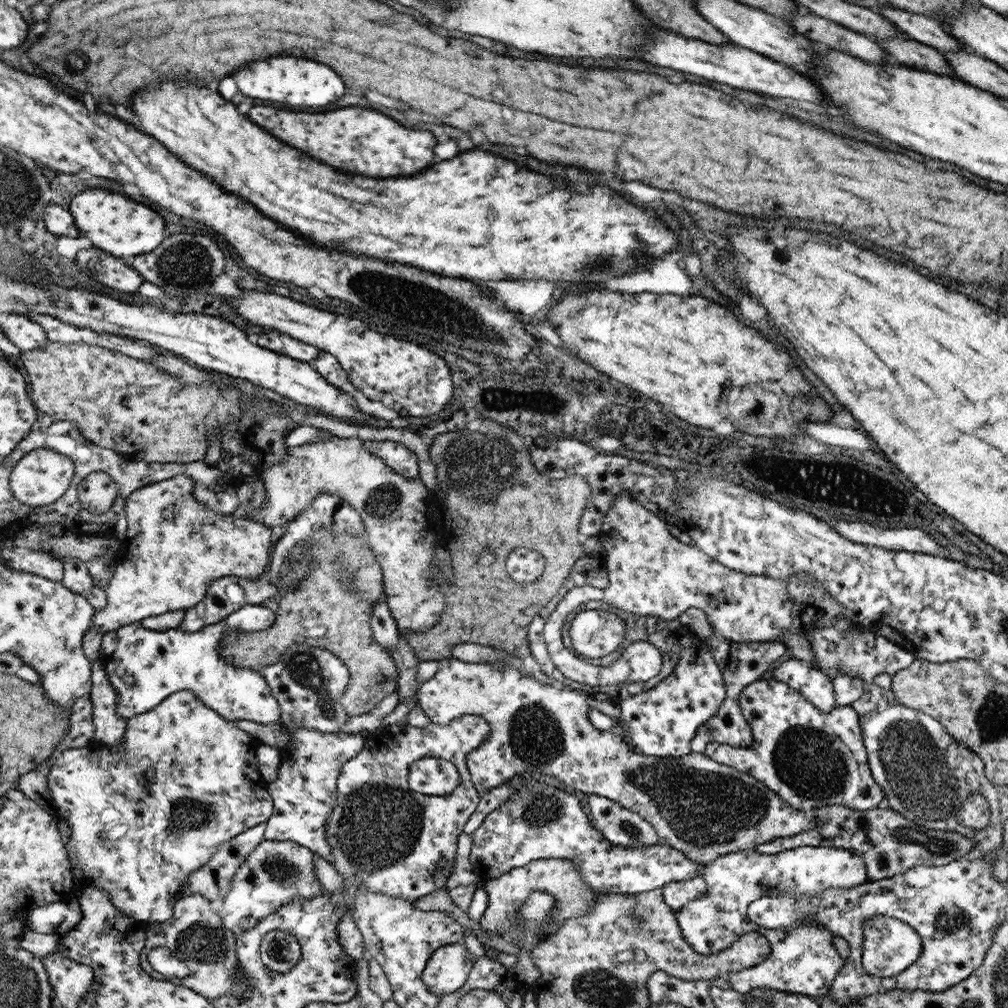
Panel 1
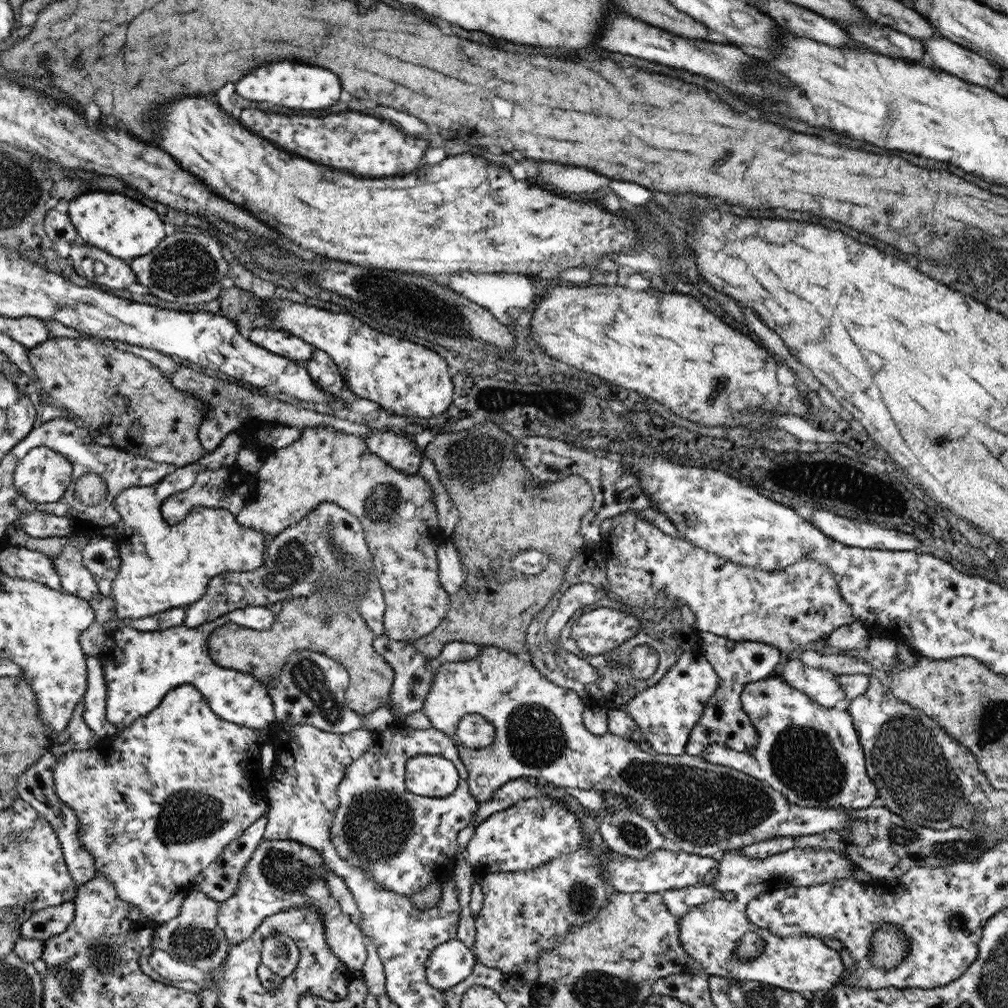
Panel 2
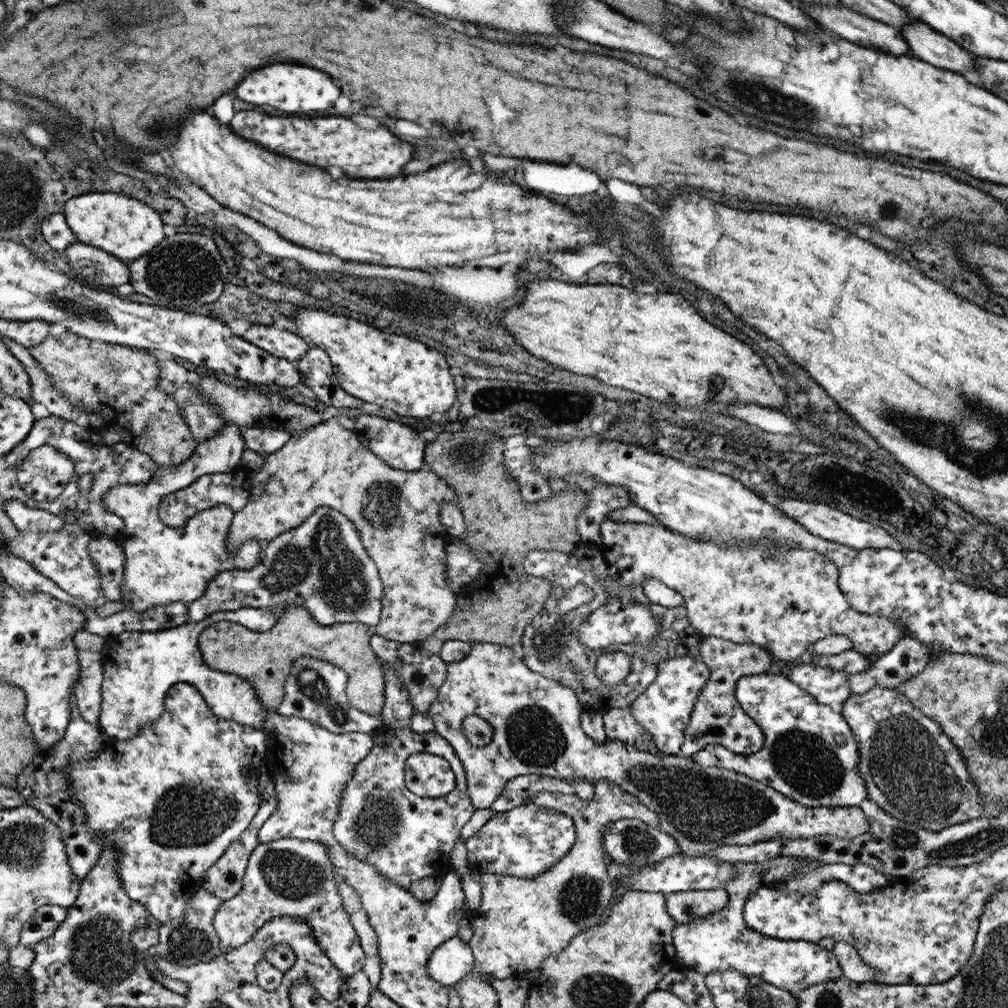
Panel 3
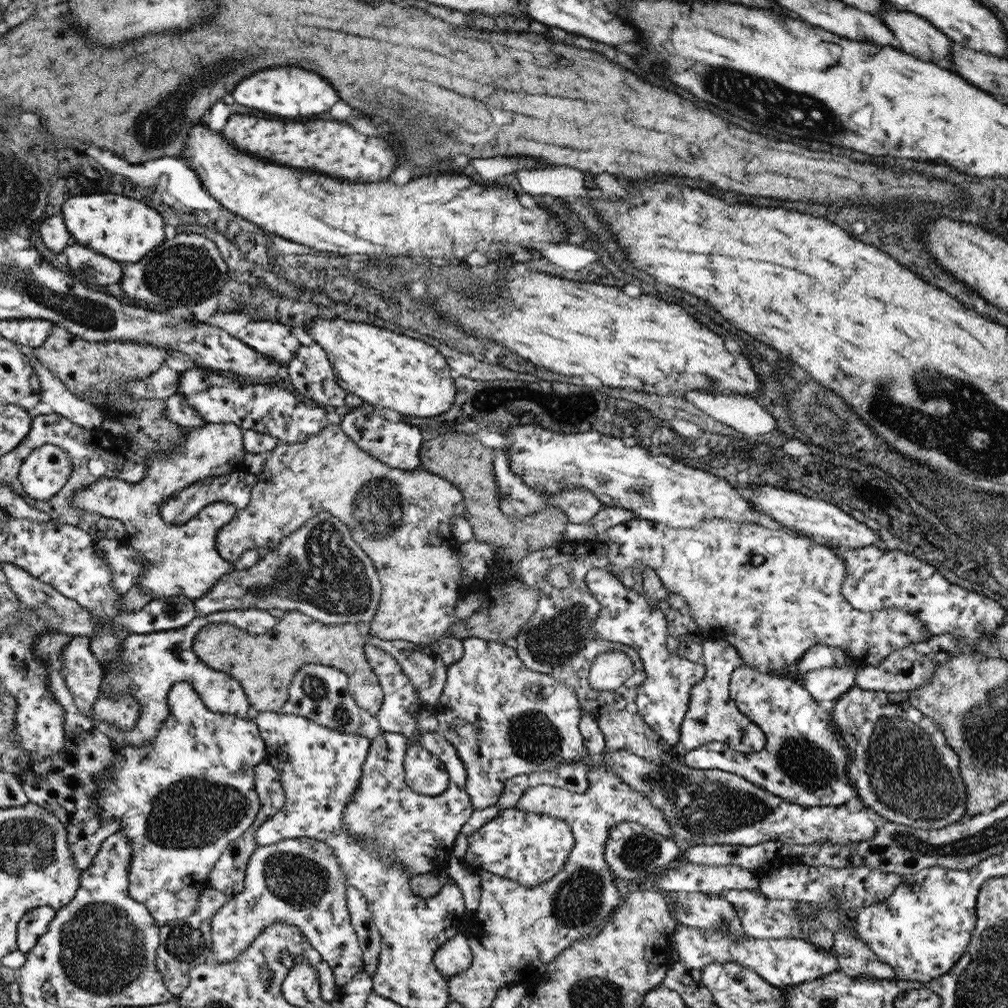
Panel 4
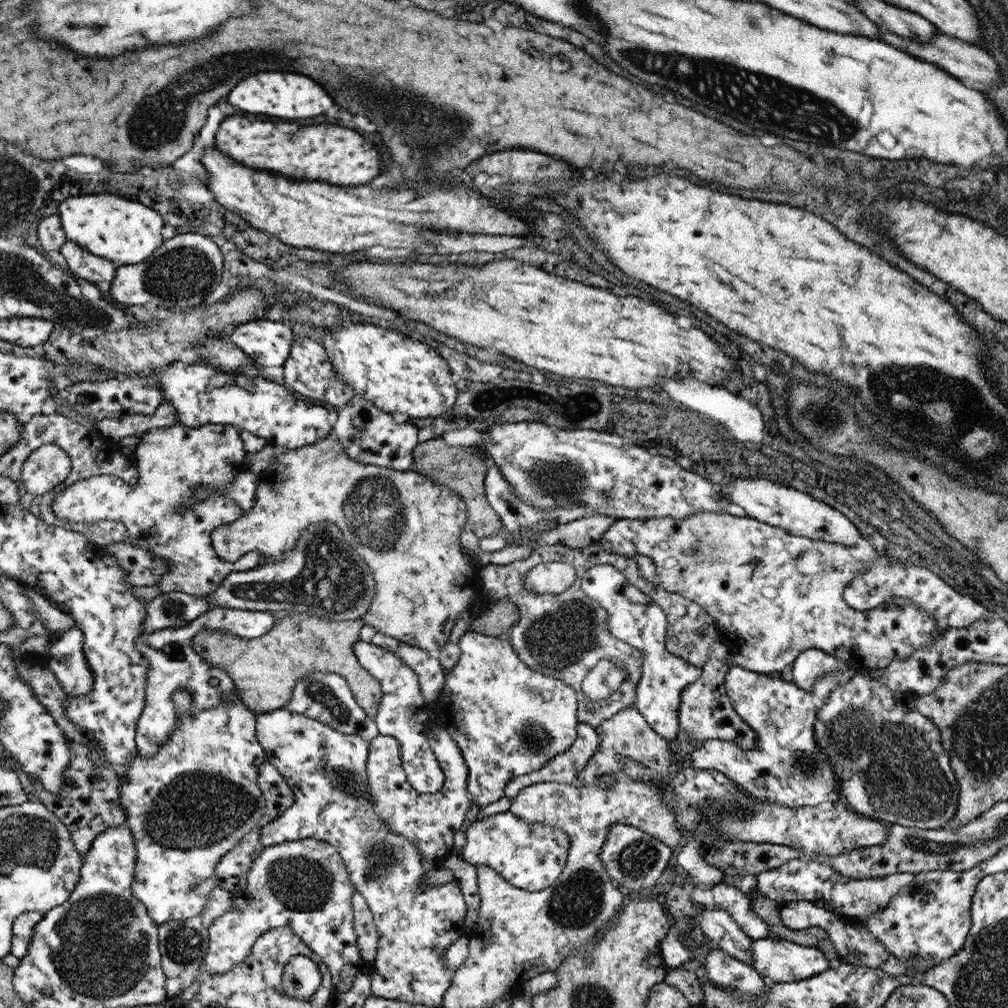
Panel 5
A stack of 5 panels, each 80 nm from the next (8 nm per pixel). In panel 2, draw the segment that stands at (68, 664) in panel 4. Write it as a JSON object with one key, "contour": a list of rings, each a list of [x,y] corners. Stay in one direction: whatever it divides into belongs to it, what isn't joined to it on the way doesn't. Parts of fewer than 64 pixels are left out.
{"contour":[[[97,656],[87,657],[87,687],[82,696],[82,719],[95,733],[98,742],[117,736],[117,729],[105,720],[106,686],[101,661]]]}

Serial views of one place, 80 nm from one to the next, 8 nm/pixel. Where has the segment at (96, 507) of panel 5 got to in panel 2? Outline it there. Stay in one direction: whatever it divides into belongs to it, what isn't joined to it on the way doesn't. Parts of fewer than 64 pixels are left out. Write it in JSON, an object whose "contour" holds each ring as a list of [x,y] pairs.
{"contour":[[[235,431],[228,432],[228,435],[225,436],[223,440],[219,441],[219,444],[216,446],[214,451],[209,451],[208,453],[204,453],[197,459],[194,463],[189,463],[183,465],[182,467],[176,467],[169,474],[166,474],[160,481],[154,482],[149,486],[138,486],[138,487],[129,487],[118,492],[118,495],[114,496],[112,507],[119,513],[121,517],[124,529],[122,537],[116,540],[116,548],[118,550],[120,567],[115,575],[115,578],[111,583],[111,590],[109,600],[113,602],[113,612],[111,612],[111,617],[109,619],[138,619],[146,616],[151,616],[152,614],[157,614],[158,612],[163,612],[164,610],[170,608],[178,608],[183,609],[189,604],[194,604],[196,600],[199,600],[201,596],[204,595],[204,592],[207,590],[207,586],[209,585],[210,580],[221,573],[226,572],[249,572],[255,571],[256,568],[259,568],[263,564],[263,542],[241,542],[241,531],[244,531],[244,526],[240,526],[239,521],[235,519],[233,513],[230,513],[227,509],[224,508],[206,508],[205,506],[193,506],[188,510],[188,513],[179,521],[173,525],[169,525],[163,518],[161,517],[161,513],[159,513],[159,506],[167,496],[171,496],[171,494],[175,494],[181,490],[185,490],[191,486],[195,480],[195,476],[198,472],[201,472],[206,468],[207,470],[217,470],[232,468],[236,462],[236,456],[238,455],[238,451],[243,447],[244,439],[239,437]]]}

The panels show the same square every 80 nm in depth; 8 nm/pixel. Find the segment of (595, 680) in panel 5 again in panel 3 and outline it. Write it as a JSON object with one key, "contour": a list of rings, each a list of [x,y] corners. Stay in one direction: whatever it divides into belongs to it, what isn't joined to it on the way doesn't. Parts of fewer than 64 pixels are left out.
{"contour":[[[618,648],[600,654],[595,664],[595,679],[605,686],[620,684],[629,674],[631,659]]]}

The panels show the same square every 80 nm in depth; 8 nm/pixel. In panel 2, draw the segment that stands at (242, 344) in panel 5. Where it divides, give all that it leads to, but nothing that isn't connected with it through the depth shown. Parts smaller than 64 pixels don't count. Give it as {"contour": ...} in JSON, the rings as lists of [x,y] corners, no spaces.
{"contour":[[[259,327],[249,332],[248,339],[269,352],[288,357],[293,361],[307,360],[316,349],[300,338],[291,336],[289,332],[273,328]]]}

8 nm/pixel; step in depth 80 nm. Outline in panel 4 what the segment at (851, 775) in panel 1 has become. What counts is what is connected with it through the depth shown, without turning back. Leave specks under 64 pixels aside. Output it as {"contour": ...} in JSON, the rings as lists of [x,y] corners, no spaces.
{"contour":[[[743,665],[732,670],[728,693],[742,714],[763,732],[765,746],[757,752],[743,754],[729,745],[705,744],[686,752],[685,765],[732,773],[801,807],[837,807],[857,798],[853,785],[845,777],[849,755],[847,747],[839,745],[841,733],[834,726],[830,712],[821,709],[801,683]]]}

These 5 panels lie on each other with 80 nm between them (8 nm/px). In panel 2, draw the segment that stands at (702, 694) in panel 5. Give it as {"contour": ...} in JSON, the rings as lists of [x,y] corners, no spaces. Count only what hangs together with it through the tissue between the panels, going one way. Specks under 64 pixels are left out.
{"contour":[[[700,633],[698,647],[708,663],[716,671],[718,678],[716,691],[704,704],[704,711],[693,725],[684,754],[698,756],[710,745],[719,744],[736,754],[748,754],[755,749],[757,733],[743,712],[740,692],[749,681],[761,680],[778,671],[784,655],[770,644],[754,642],[733,642],[711,633]]]}

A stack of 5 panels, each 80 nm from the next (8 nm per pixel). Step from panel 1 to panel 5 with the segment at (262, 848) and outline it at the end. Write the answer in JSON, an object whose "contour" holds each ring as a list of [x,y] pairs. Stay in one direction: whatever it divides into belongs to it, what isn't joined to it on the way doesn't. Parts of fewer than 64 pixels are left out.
{"contour":[[[293,840],[263,847],[257,858],[252,861],[252,867],[249,867],[246,887],[240,896],[233,897],[229,910],[215,919],[208,928],[208,950],[201,963],[204,963],[204,968],[212,974],[227,972],[236,964],[244,962],[244,959],[251,954],[252,944],[260,935],[273,928],[284,926],[291,928],[317,956],[323,958],[334,985],[333,992],[336,994],[347,992],[351,988],[353,979],[359,974],[358,966],[363,961],[356,947],[356,934],[352,927],[350,900],[354,891],[355,886],[348,877],[339,853],[332,844],[324,840]]]}

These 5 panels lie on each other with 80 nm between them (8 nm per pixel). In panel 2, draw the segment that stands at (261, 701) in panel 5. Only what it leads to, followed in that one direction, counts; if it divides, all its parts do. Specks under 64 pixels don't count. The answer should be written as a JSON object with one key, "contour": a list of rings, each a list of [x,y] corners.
{"contour":[[[322,584],[322,592],[314,592],[311,596],[297,596],[295,598],[289,598],[288,600],[283,600],[281,602],[281,608],[279,613],[276,615],[275,622],[272,623],[272,626],[268,628],[267,631],[253,631],[250,628],[245,628],[239,625],[234,625],[233,623],[225,623],[220,627],[214,628],[213,632],[209,634],[207,638],[208,645],[208,655],[211,657],[212,662],[221,668],[229,668],[233,670],[237,670],[239,672],[244,672],[249,676],[252,676],[255,679],[265,686],[268,682],[269,678],[276,678],[276,674],[279,674],[281,667],[284,665],[288,656],[295,652],[296,650],[311,650],[311,652],[319,652],[324,653],[325,656],[332,657],[333,660],[339,661],[341,665],[344,665],[344,668],[348,671],[348,686],[344,692],[344,700],[346,702],[346,706],[352,709],[353,712],[356,712],[358,715],[365,715],[377,710],[377,708],[381,708],[381,706],[386,706],[386,703],[390,700],[391,688],[392,688],[392,676],[395,674],[392,671],[392,668],[388,665],[386,660],[380,657],[379,653],[375,651],[372,647],[372,640],[375,638],[375,634],[373,634],[372,629],[368,627],[366,622],[358,615],[356,612],[356,600],[355,603],[345,603],[343,599],[339,599],[339,594],[334,590],[334,588],[328,588],[328,590],[324,590],[324,584]]]}

